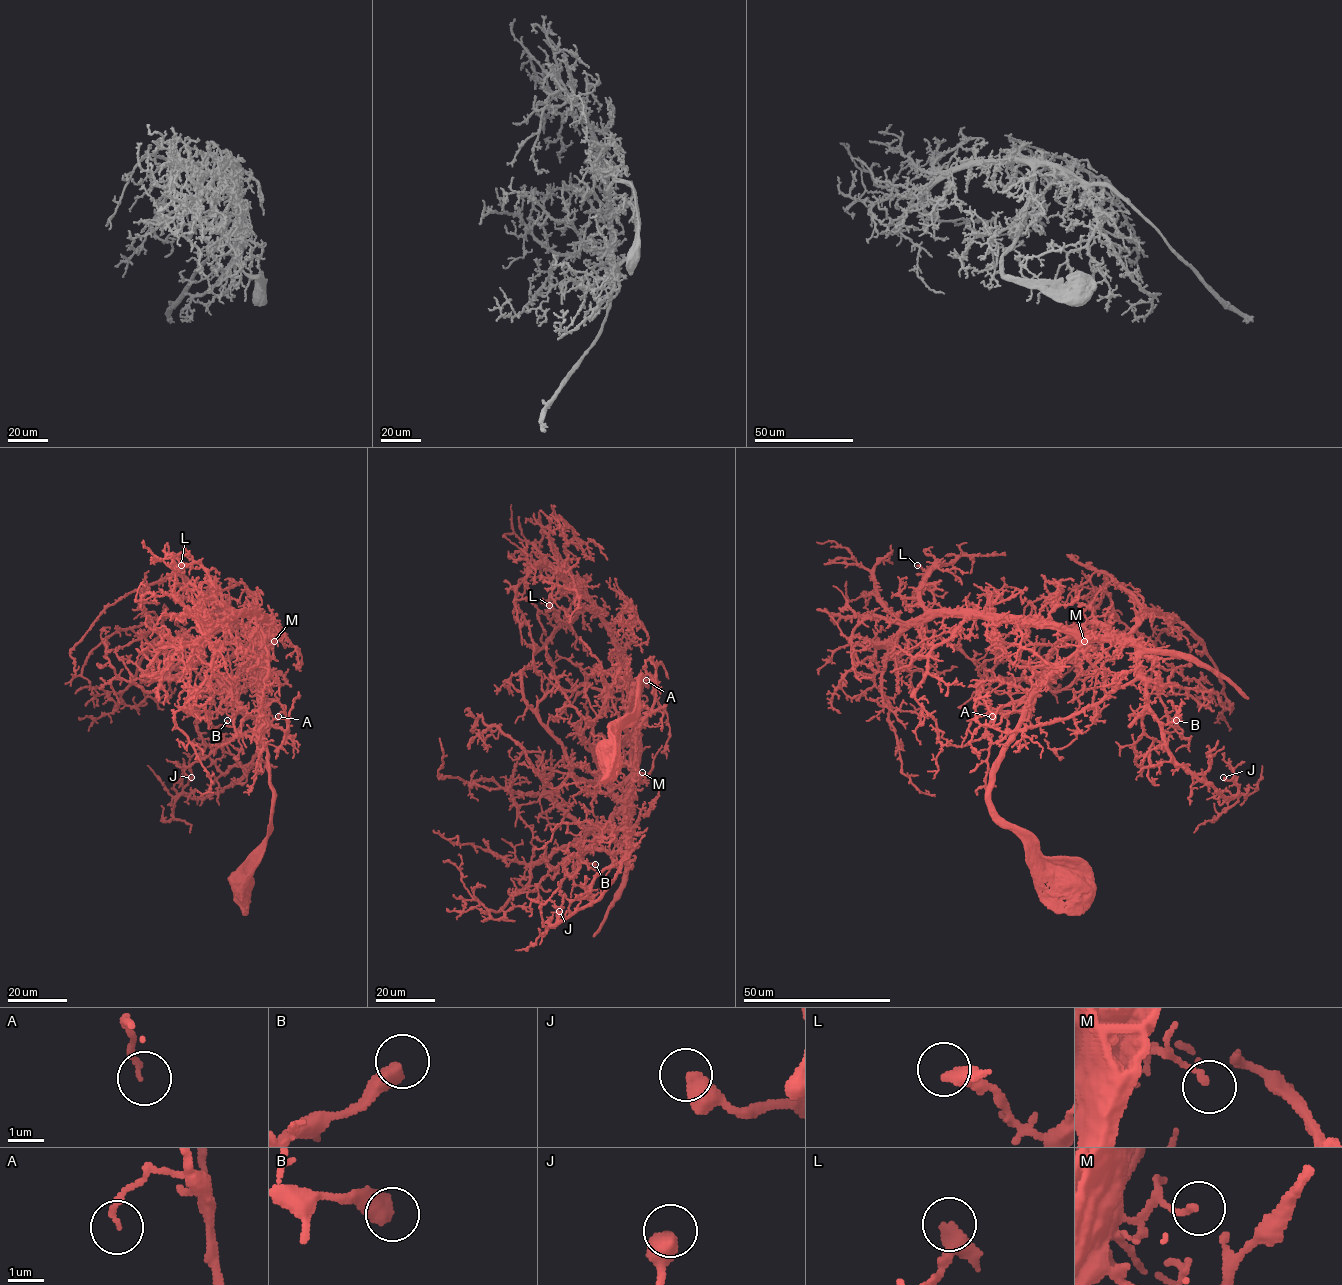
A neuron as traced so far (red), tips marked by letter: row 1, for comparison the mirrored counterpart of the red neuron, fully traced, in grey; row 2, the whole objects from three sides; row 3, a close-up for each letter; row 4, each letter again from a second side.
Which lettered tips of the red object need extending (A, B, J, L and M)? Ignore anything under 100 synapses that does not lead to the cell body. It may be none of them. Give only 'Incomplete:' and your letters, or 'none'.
Incomplete: none

